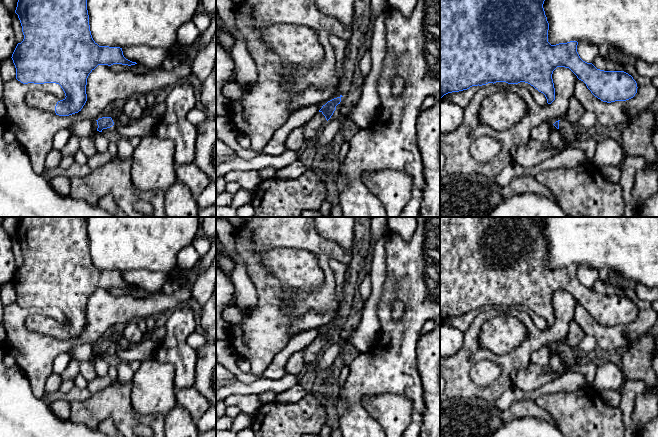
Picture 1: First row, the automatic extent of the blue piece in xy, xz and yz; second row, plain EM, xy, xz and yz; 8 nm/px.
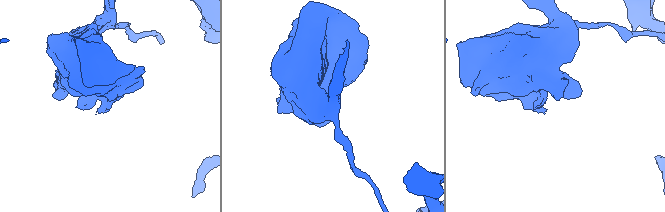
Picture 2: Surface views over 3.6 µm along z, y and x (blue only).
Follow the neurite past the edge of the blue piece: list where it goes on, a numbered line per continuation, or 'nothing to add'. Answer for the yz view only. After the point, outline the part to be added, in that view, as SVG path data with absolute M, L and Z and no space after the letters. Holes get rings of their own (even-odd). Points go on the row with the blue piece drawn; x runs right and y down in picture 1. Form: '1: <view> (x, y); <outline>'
1: yz (570, 132); M565 119L559 121L559 130L562 133L563 139L566 143L574 142L584 135L584 131L580 130L576 125L569 123Z

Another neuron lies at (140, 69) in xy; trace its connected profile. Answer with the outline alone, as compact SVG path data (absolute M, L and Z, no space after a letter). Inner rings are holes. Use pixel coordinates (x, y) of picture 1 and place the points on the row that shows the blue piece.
M113 64L111 66L109 66L113 71L116 71L116 72L123 72L123 71L126 71L126 72L132 72L134 74L139 74L139 75L142 75L142 74L146 74L149 72L149 68L142 65L142 64L135 64L135 65L131 65L131 66L128 66L128 65L122 65L122 64Z

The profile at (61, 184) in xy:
M54 176L50 179L50 184L59 195L70 196L70 178Z

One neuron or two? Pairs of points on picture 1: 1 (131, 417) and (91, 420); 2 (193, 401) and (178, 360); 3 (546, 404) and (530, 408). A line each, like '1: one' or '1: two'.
1: one
2: two
3: two

